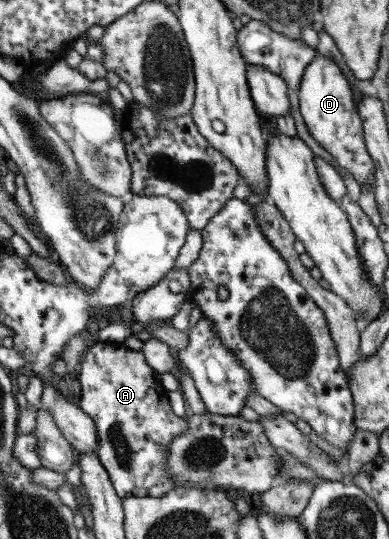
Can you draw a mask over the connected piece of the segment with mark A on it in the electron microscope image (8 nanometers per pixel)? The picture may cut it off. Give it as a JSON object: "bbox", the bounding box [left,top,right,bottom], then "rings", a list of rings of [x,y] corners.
{"bbox":[80,341,189,500],"rings":[[[98,341],[85,353],[81,363],[80,408],[97,424],[100,434],[97,454],[122,500],[160,498],[177,488],[185,488],[170,476],[168,456],[173,439],[189,430],[188,416],[175,414],[170,392],[159,379],[145,354],[129,350],[123,343]]]}

